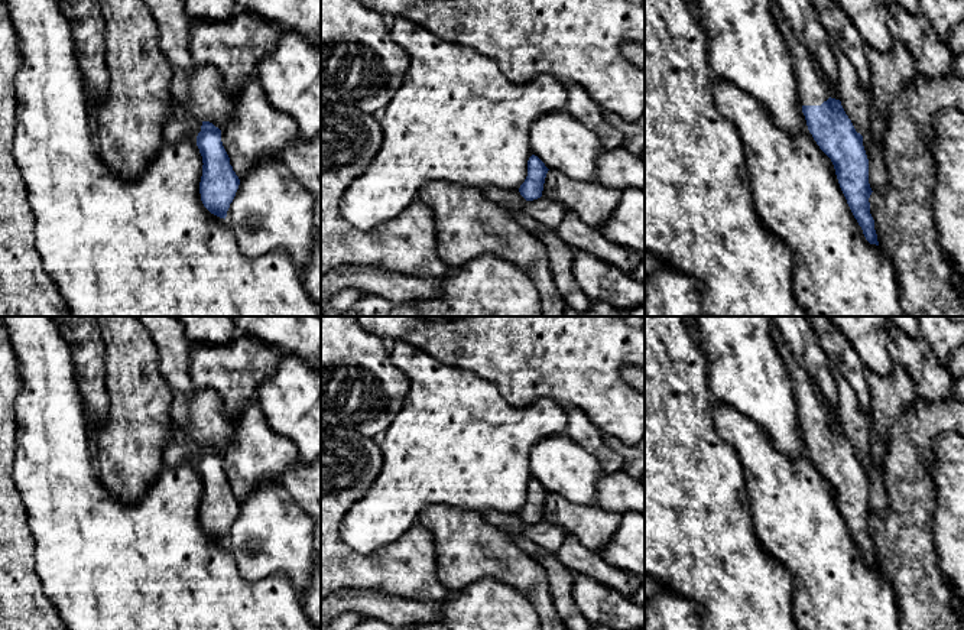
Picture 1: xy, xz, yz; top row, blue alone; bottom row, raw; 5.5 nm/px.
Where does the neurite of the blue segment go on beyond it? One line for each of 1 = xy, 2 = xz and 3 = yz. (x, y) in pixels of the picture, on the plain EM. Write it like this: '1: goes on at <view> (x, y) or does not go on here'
1: does not go on here
2: does not go on here
3: goes on at yz (814, 413)

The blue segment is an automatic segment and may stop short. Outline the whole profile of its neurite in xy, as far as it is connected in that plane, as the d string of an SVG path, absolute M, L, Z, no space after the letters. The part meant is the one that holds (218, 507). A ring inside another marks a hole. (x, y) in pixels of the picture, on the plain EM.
M202 445L197 470L204 487L199 506L201 525L211 538L225 543L240 503L233 494L223 470L221 454L210 445Z

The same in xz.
M535 478L528 484L528 500L520 509L519 516L526 525L533 525L542 520L545 501L548 497L545 487Z

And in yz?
M773 328L773 341L785 363L786 371L791 376L791 383L799 406L799 425L806 449L819 472L831 483L840 512L847 523L847 527L863 553L866 564L870 568L879 569L877 558L874 553L874 543L870 538L869 522L872 512L869 507L869 483L863 470L863 459L856 455L851 444L845 438L841 425L832 420L832 415L821 396L817 384L809 374L798 364L791 348L783 341L782 334Z

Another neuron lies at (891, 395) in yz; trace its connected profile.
M890 345L890 353L893 368L887 376L879 376L866 370L866 379L872 392L872 413L867 418L870 425L869 459L879 468L882 468L887 449L890 426L918 399L915 384L899 363L898 351L893 345Z

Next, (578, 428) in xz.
M567 410L565 435L594 455L606 474L621 472L623 458L604 444L604 433L580 410Z

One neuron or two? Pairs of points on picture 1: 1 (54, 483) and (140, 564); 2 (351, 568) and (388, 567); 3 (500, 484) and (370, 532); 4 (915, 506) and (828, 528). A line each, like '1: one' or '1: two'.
1: one
2: one
3: one
4: two

